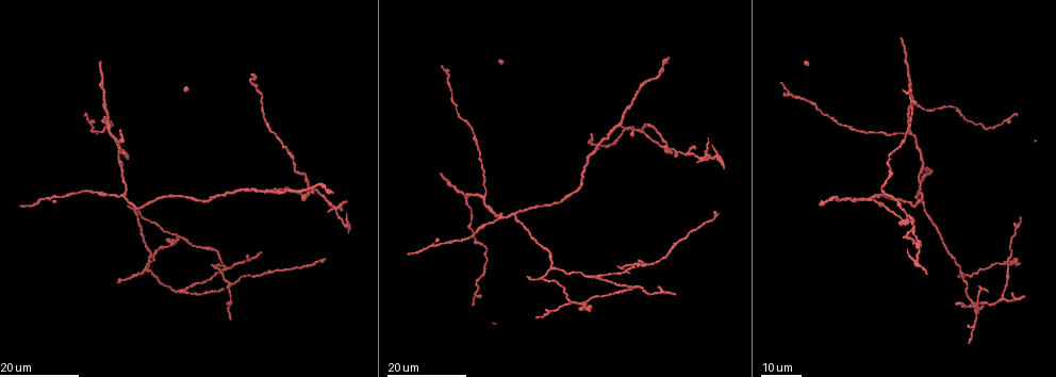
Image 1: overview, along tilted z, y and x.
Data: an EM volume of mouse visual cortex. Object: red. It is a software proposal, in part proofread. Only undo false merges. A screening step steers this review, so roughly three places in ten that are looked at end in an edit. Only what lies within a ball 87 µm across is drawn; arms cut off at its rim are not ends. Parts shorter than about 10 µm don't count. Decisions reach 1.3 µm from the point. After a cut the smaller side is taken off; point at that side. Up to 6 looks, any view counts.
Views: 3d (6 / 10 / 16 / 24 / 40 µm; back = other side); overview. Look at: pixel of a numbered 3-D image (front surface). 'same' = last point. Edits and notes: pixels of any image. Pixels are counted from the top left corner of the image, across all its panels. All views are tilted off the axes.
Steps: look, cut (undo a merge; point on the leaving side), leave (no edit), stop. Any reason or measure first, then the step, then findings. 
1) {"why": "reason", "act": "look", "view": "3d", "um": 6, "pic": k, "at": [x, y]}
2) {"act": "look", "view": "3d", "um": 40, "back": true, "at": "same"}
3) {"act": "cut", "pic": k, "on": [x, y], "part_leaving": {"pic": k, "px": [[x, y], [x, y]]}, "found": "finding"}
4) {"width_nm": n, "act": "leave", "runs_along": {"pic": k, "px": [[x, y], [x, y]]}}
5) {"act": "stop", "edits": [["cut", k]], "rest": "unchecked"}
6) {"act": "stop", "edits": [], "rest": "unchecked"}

{"why": "branch point", "act": "look", "view": "3d", "um": 24, "pic": 1, "at": [512, 213]}

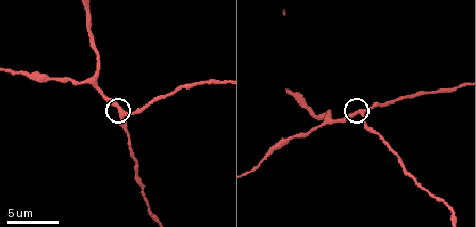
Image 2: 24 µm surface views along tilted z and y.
{"act": "look", "view": "3d", "um": 10, "pic": 2, "at": [120, 113]}

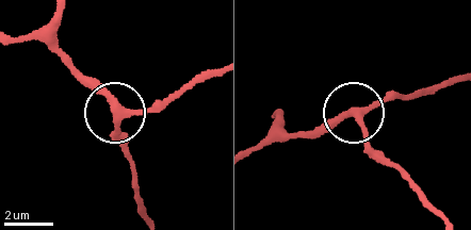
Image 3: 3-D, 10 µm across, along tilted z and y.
{"arms": 3, "act": "leave", "found": "all the same cell"}

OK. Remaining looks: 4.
{"why": "side arm on a straight run", "act": "look", "view": "3d", "um": 16, "pic": 1, "at": [542, 278]}

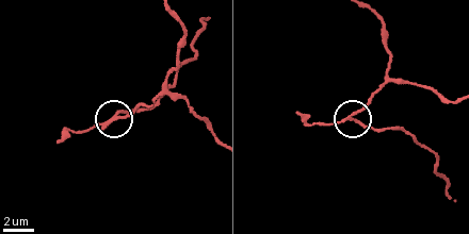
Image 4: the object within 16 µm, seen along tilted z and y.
{"why": "closer look", "act": "look", "view": "3d", "um": 6, "pic": 4, "at": [117, 118]}

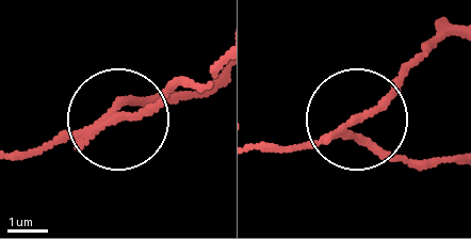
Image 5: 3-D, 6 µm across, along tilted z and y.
{"act": "cut", "pic": 5, "on": [386, 154], "part_leaving": {"pic": 5, "px": [[340, 138], [411, 158], [451, 156]]}, "found": "two cells meet here"}

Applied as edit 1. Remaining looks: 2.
{"act": "stop", "edits": [["cut", 5]], "rest": "unchecked"}

